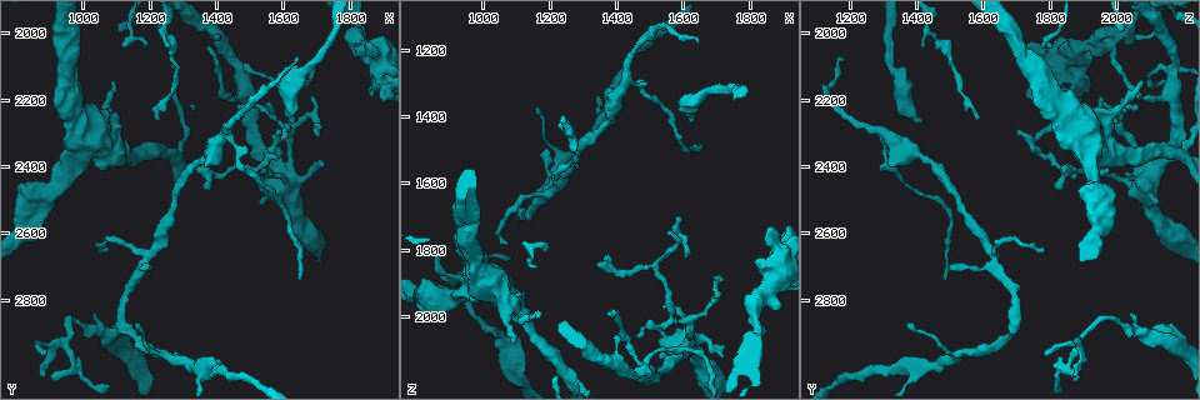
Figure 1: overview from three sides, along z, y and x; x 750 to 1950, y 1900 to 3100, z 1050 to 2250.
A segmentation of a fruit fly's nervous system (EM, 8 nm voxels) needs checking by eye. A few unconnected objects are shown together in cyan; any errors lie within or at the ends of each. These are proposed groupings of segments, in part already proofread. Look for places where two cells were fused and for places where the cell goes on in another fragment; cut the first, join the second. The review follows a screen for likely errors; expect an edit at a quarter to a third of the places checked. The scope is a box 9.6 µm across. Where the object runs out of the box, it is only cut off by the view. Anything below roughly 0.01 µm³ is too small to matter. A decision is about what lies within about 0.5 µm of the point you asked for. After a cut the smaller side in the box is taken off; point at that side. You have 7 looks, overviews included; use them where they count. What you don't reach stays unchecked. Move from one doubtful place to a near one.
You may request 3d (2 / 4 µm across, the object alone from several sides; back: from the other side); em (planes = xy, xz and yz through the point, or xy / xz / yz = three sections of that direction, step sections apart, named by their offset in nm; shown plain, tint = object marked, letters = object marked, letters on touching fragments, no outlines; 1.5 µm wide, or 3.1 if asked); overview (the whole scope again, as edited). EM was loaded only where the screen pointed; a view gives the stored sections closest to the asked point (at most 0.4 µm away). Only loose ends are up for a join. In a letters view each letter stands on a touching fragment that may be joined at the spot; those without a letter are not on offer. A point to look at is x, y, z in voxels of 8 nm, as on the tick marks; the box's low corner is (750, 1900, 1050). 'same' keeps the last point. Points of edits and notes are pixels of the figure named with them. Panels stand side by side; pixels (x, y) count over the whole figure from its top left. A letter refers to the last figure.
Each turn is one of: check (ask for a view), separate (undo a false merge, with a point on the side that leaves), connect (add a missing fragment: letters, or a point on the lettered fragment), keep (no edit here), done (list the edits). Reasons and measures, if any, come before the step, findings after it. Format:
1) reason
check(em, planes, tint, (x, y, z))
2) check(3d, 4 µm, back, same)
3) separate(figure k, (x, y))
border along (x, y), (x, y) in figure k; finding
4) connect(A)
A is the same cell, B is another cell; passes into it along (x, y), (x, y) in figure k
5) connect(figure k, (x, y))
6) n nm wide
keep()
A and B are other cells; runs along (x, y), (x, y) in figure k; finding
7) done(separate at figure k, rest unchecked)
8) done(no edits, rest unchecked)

free end
check(em, planes, tint, (1460, 2220, 2060))

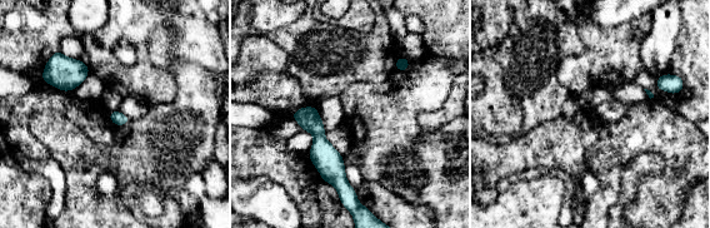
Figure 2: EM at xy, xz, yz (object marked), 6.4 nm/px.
what lies round it
check(em, planes, letters, same)

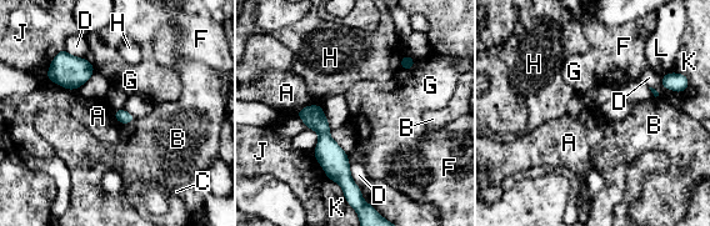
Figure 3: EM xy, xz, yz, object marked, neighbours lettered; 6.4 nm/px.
90 nm wide
keep()
A, B, C, D, F, G, H, J, K and L are other cells; no lettered fragment goes on from it

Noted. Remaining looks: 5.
sharp bend
check(3d, 2 µm, (1580, 2330, 1750))

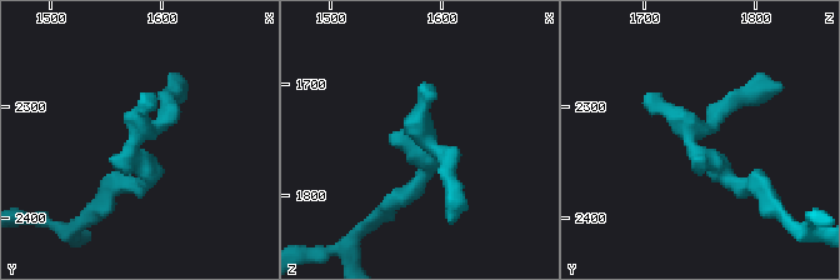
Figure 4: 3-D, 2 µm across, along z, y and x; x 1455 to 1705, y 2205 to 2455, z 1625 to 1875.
now the EM
check(em, xz, step 4, letters, (1574, 2334, 1748))

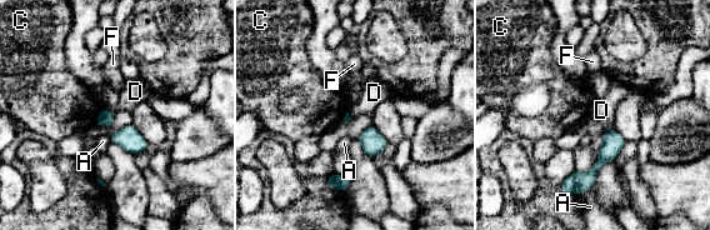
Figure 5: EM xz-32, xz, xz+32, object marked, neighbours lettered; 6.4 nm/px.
C touches over 110 nm
keep()
A, C, D and F are other cells; border along (590, 189), (581, 193) in figure 5; one cell here

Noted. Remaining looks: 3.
calibre changes
check(3d, 2 µm, back, (1190, 2670, 1640))

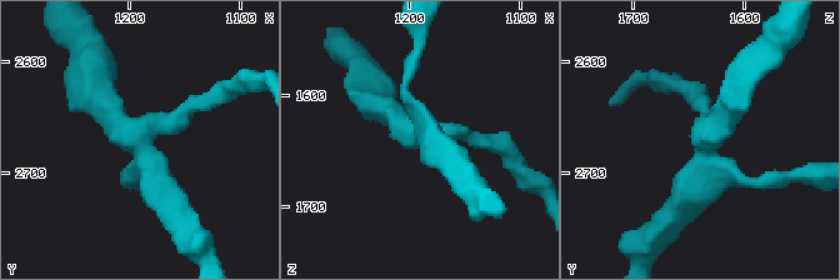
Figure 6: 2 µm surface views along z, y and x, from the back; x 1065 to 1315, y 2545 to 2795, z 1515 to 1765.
4 arms
check(em, planes, letters, (1198, 2666, 1638))

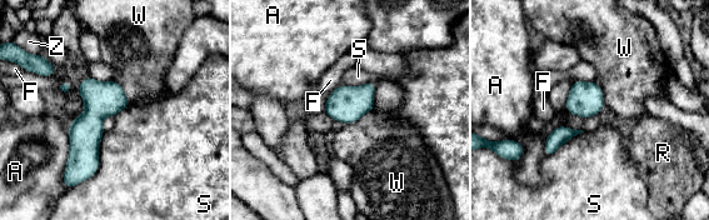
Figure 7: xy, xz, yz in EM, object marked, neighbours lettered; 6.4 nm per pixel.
keep()
A, F, R, S, W and Z are other cells; border along (374, 109), (346, 124) in figure 7; all the same cell

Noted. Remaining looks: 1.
done(no edits, rest unchecked)

